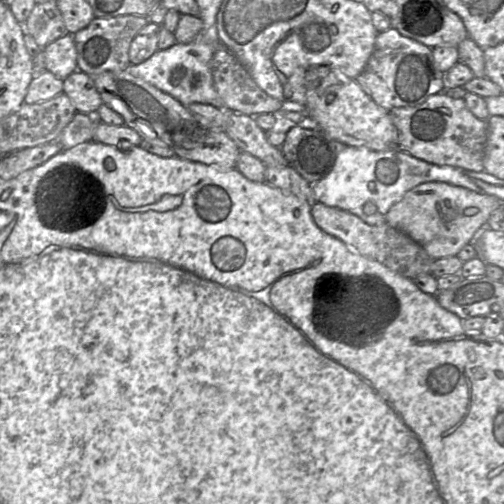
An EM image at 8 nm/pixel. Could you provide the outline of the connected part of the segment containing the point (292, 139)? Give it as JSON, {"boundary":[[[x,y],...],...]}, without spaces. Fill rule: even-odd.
{"boundary":[[[292,125],[280,149],[288,164],[312,184],[331,171],[341,146],[320,129]]]}

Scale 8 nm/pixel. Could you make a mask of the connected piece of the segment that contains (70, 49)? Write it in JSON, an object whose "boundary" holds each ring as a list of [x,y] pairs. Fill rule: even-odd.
{"boundary":[[[67,33],[43,48],[46,70],[64,80],[77,71],[77,51],[73,35]]]}

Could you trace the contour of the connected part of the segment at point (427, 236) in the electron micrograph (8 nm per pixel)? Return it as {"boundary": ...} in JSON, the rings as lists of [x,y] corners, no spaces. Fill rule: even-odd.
{"boundary":[[[425,182],[406,192],[402,199],[390,208],[385,217],[386,223],[411,237],[431,258],[439,259],[456,256],[465,245],[473,242],[487,227],[490,215],[498,208],[503,208],[503,202],[495,196],[476,193],[445,182]]]}

